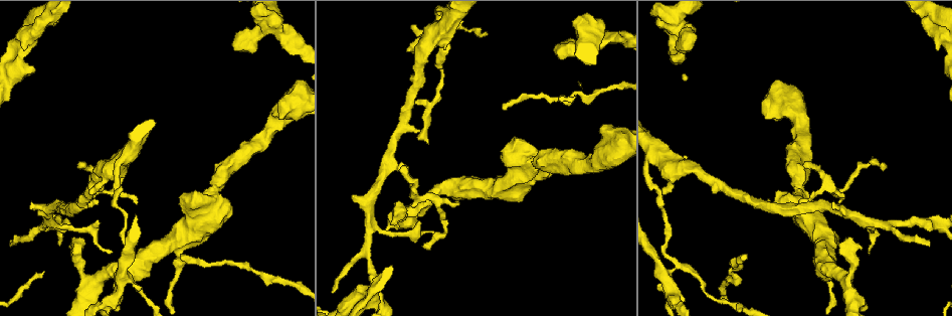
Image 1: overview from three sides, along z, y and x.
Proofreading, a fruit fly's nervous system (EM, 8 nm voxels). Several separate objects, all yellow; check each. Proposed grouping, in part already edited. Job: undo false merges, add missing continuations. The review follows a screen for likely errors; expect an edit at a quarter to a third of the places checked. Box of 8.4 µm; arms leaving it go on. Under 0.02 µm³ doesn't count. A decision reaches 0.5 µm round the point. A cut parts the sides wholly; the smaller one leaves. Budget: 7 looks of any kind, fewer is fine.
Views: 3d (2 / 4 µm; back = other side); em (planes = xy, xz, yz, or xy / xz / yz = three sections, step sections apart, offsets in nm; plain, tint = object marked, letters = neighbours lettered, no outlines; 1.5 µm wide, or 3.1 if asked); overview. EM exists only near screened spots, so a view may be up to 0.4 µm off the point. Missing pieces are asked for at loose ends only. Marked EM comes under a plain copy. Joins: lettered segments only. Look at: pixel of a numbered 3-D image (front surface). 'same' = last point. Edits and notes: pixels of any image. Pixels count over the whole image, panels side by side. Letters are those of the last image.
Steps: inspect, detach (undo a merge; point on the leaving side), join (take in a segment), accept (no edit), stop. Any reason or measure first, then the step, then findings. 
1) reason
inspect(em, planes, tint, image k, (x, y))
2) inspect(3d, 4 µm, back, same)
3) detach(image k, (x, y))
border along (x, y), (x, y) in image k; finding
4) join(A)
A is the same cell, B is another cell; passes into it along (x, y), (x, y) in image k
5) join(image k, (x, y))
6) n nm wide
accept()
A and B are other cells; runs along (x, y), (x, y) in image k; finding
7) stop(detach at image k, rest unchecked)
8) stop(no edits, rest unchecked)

free end
inspect(em, planes, tint, image 1, (80, 162))

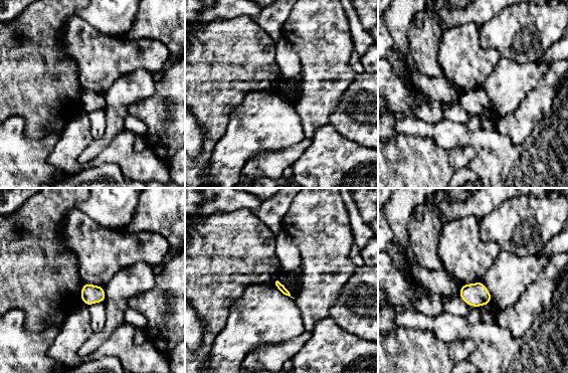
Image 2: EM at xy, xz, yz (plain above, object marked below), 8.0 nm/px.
inspect(em, planes, letters, same)

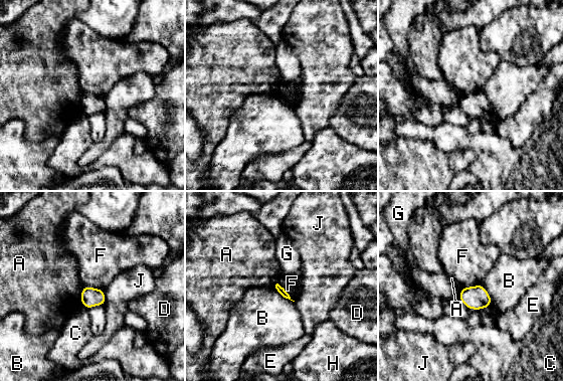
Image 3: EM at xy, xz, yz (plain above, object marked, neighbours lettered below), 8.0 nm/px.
accept()
A, B, C, D, E, F, G, H and J are other cells; border along (276, 282), (294, 301) in image 3; no lettered segment goes on from it

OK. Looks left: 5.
inspect(em, yz, step 8, letters, image 1, (423, 245))

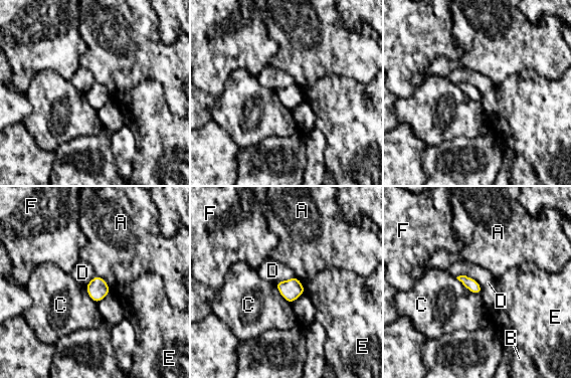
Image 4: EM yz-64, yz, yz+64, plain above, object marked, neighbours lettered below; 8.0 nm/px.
inspect(em, planes, letters, same)

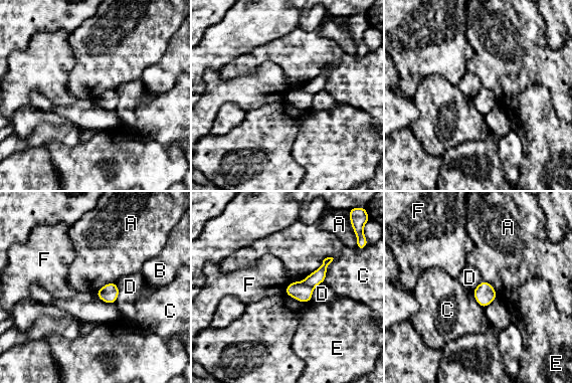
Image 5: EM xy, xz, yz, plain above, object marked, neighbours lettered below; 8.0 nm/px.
accept()
A, B, C, D, E and F are other cells; runs along (329, 259), (303, 290), (288, 292) in image 5; no lettered segment goes on from it

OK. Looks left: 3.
thick end
inspect(em, planes, letters, image 1, (179, 201))

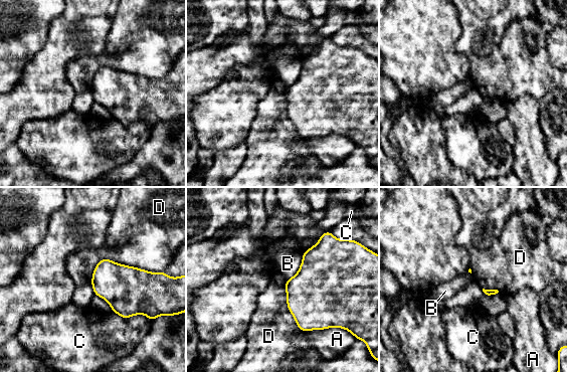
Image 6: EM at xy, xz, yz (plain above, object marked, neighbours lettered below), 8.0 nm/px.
D touches over 480 nm
accept()
A, B, C and D are other cells; none of them fits

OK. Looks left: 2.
stop(no edits, rest unchecked)

